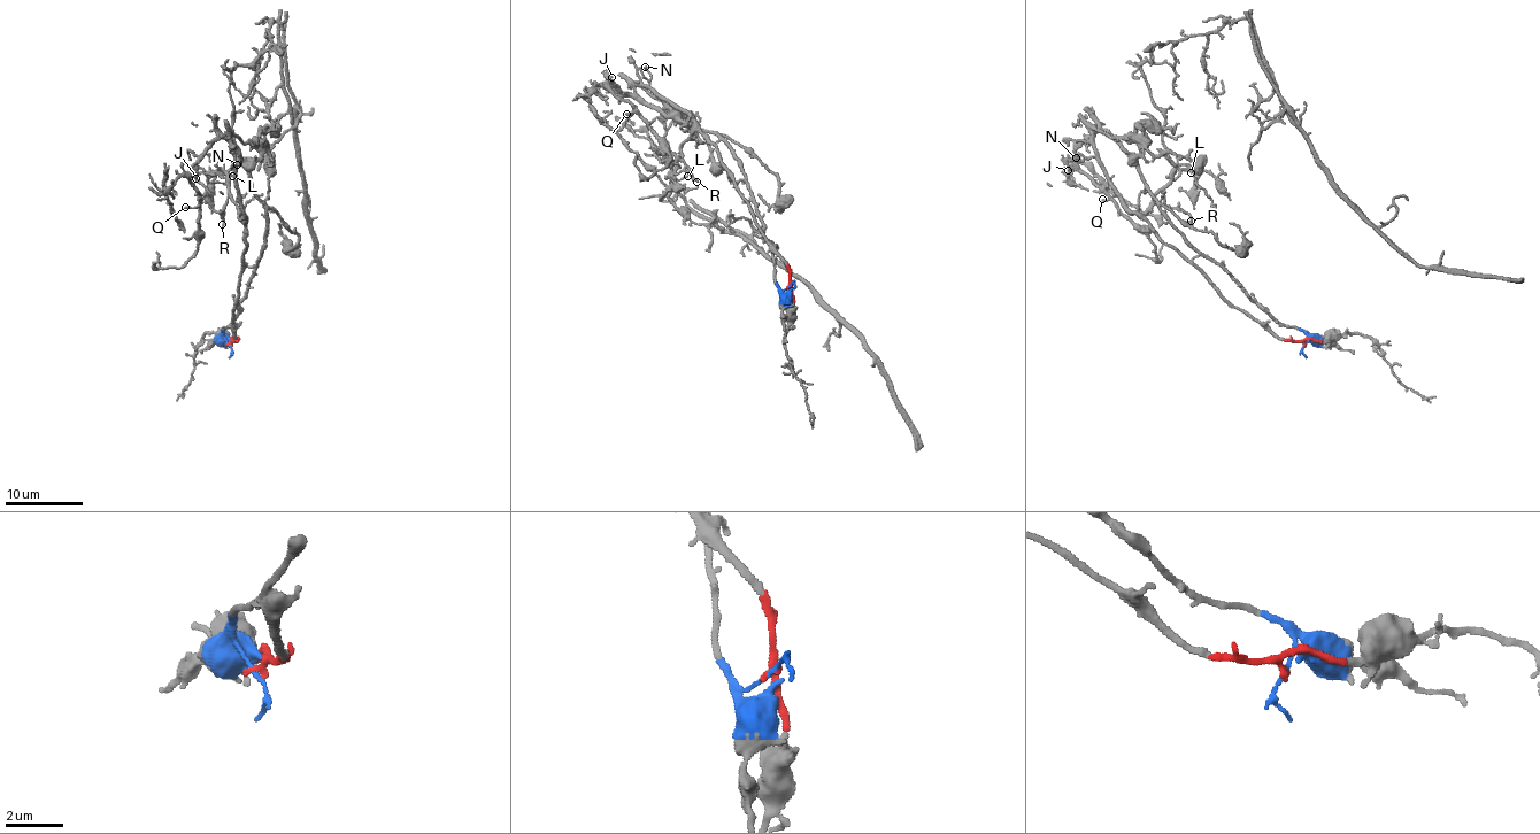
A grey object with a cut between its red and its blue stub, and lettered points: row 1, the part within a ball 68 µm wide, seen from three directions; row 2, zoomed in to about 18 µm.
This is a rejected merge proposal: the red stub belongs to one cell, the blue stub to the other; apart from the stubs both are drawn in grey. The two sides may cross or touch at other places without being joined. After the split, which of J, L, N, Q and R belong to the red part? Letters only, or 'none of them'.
L, N, R

